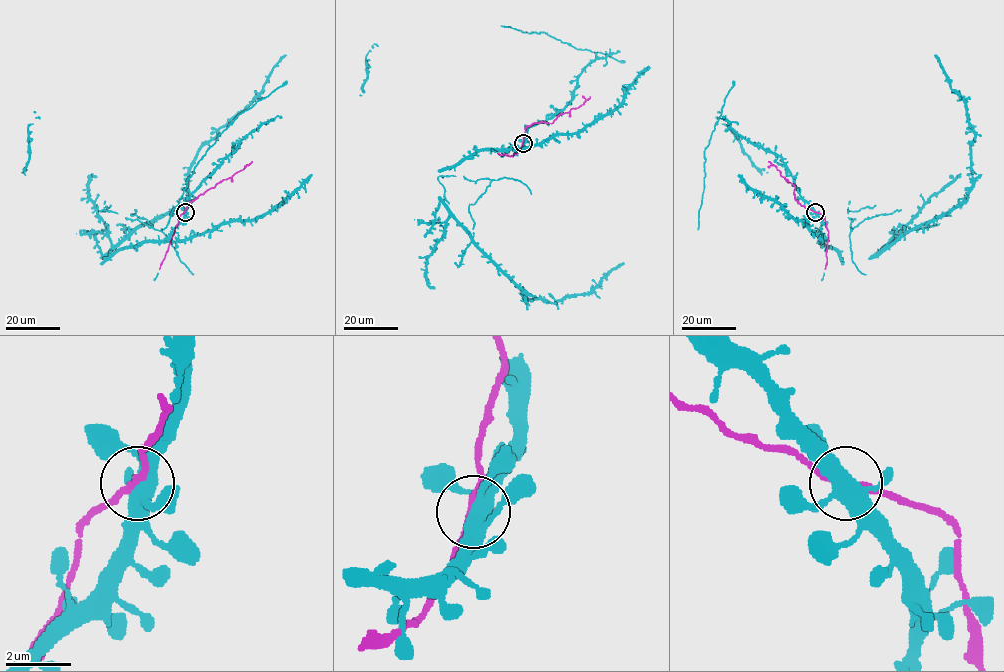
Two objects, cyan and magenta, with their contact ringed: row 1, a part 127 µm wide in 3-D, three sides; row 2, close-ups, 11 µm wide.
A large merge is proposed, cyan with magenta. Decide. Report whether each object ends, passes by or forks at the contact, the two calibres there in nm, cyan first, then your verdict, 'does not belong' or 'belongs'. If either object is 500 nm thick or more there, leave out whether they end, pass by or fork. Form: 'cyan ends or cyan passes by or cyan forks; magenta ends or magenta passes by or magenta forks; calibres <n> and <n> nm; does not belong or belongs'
cyan forks; magenta passes by; calibres 440 and 200 nm; belongs

